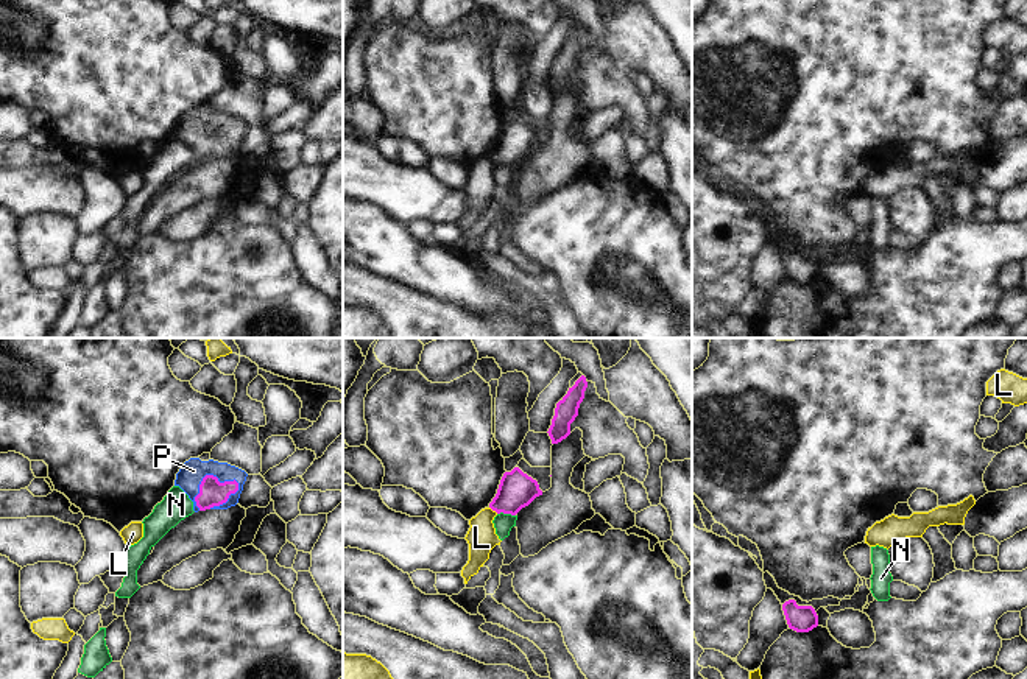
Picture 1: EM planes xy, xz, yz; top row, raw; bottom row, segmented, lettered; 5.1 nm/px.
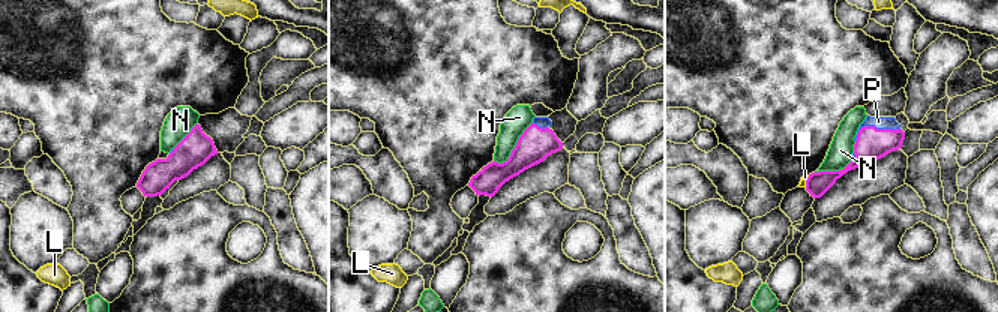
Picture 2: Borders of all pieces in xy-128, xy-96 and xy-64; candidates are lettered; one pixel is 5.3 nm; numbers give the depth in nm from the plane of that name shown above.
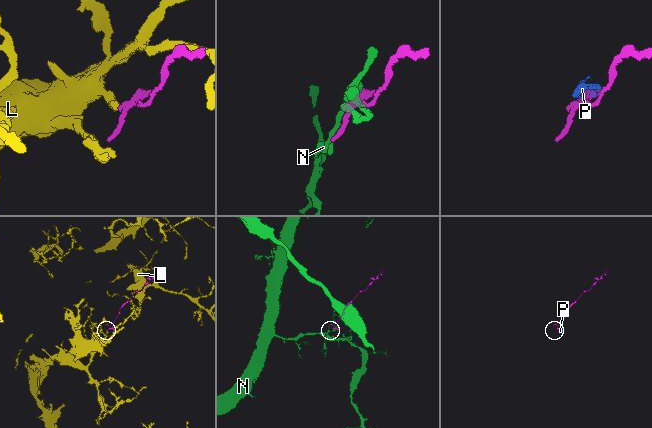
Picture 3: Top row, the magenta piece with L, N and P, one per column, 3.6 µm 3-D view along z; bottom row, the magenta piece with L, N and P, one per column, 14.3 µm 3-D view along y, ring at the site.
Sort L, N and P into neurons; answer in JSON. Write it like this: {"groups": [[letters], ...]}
{"groups": [["L"], ["N"], ["P"]]}

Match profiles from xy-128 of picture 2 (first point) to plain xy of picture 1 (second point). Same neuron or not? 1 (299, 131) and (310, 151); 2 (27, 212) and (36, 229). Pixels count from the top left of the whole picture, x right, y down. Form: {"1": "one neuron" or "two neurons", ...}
{"1": "two neurons", "2": "one neuron"}

